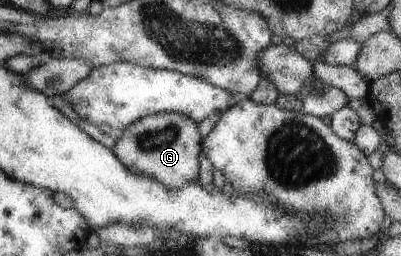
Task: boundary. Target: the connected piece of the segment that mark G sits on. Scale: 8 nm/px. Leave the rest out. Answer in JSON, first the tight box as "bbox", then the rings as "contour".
{"bbox":[110,112,202,190],"contour":[[[164,112],[145,116],[121,131],[116,144],[110,148],[118,162],[134,174],[156,178],[164,188],[176,190],[198,176],[198,154],[202,151],[198,124],[184,114]]]}

